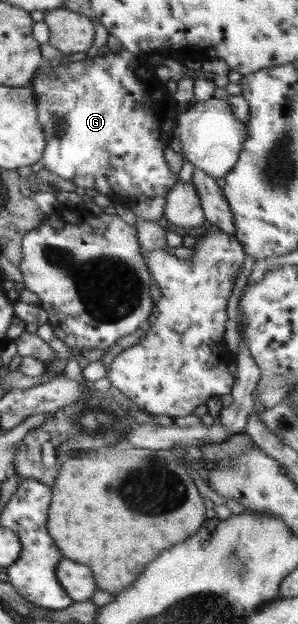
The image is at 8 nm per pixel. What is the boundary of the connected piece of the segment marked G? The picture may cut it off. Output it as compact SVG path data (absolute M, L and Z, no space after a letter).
M122 48L118 53L108 52L107 54L98 54L93 59L86 58L84 61L74 61L70 65L60 67L61 59L50 59L42 61L39 69L36 71L29 86L35 95L35 104L37 111L37 120L44 132L46 138L45 150L42 152L41 161L46 169L53 171L63 177L71 187L84 187L90 193L102 193L106 195L116 205L132 207L139 197L147 195L148 197L166 197L168 192L175 186L177 175L170 172L170 167L164 160L164 152L169 149L169 144L174 139L174 129L177 125L178 110L176 106L177 98L167 93L165 83L161 82L156 76L154 69L144 61L137 59L137 55Z

